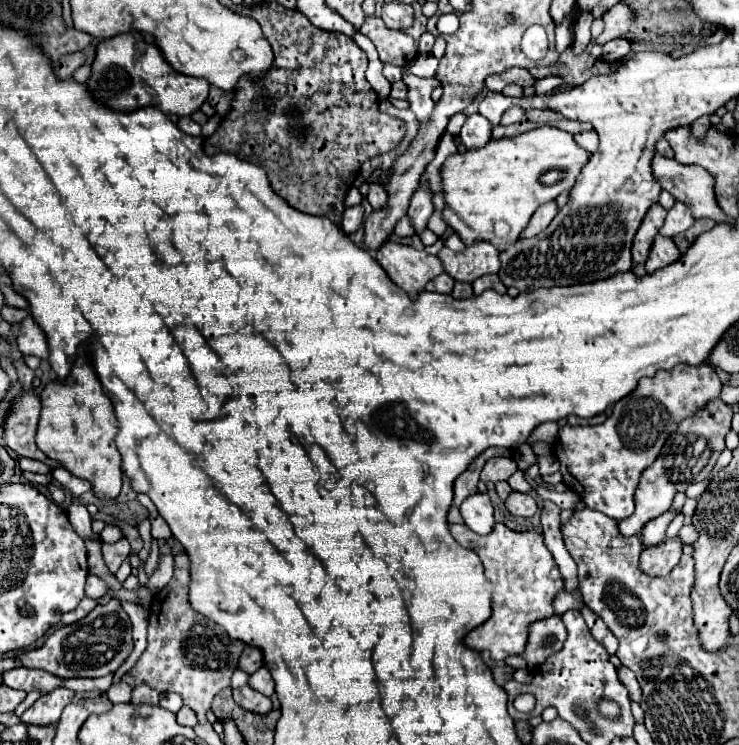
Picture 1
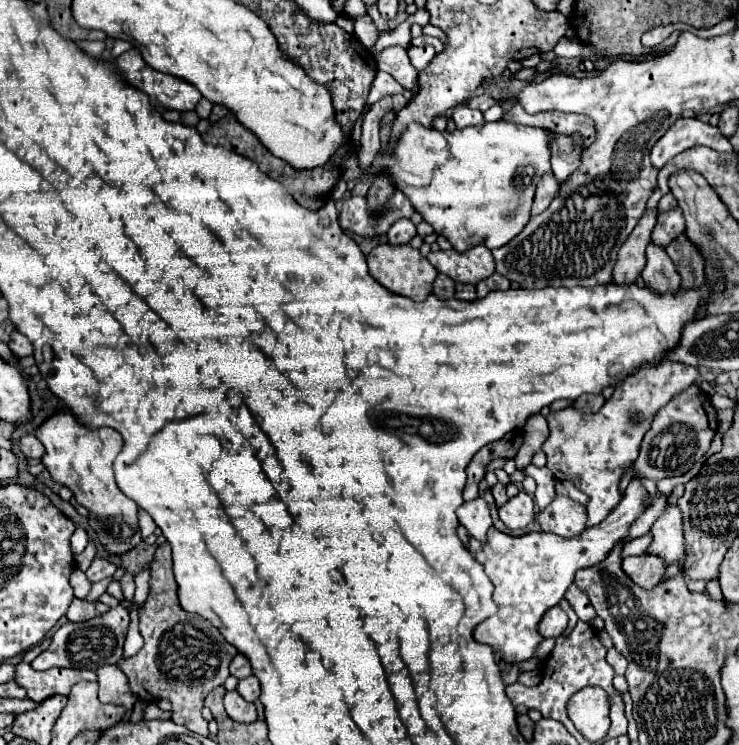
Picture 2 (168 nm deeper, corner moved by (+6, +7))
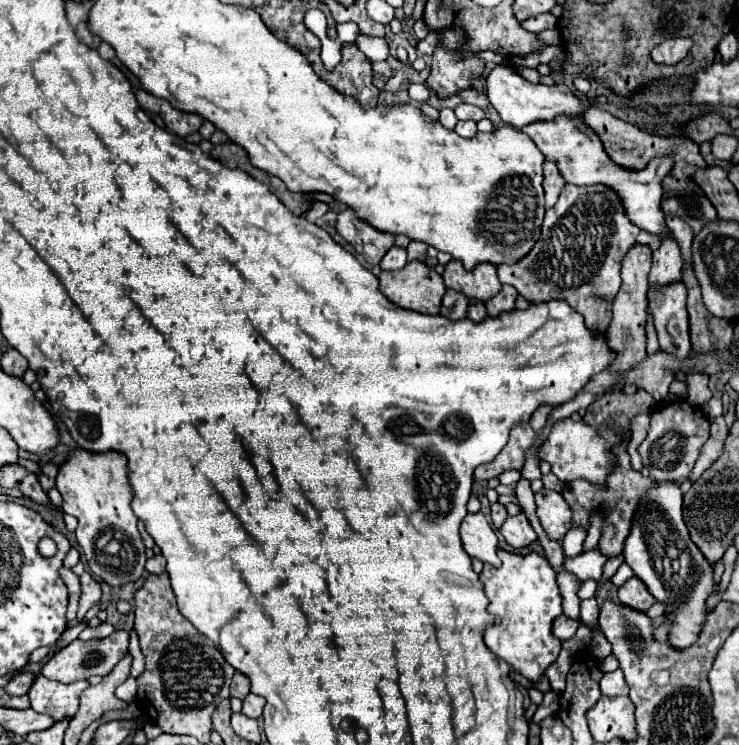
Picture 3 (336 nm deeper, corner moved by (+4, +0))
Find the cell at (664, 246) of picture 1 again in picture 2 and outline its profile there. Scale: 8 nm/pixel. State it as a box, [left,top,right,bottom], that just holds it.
[641,243,681,293]

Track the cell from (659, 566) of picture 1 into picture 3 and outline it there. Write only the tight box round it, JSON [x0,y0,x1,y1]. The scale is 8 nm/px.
[619,576,655,612]

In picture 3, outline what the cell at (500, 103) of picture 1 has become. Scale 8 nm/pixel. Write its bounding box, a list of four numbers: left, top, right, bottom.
[455,104,485,122]

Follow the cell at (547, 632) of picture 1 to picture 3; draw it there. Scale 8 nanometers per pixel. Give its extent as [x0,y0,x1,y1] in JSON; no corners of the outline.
[553,614,579,640]

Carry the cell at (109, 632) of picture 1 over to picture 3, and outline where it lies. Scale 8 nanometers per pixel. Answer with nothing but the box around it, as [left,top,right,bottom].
[41,630,129,684]

